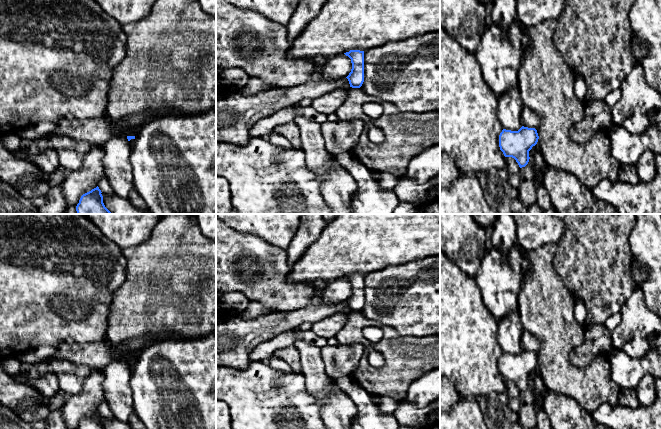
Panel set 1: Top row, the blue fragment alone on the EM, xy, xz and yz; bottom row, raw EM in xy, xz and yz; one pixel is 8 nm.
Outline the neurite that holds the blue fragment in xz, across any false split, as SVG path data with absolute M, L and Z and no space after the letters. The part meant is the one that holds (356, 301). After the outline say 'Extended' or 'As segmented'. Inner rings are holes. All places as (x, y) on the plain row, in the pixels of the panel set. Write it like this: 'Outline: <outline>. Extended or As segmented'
Outline: M350 274L344 277L351 283L352 293L346 301L350 311L360 312L364 306L364 275Z. As segmented

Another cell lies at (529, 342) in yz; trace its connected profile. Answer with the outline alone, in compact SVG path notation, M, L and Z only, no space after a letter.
M524 330L521 338L522 350L538 353L540 349L540 341L530 332Z

